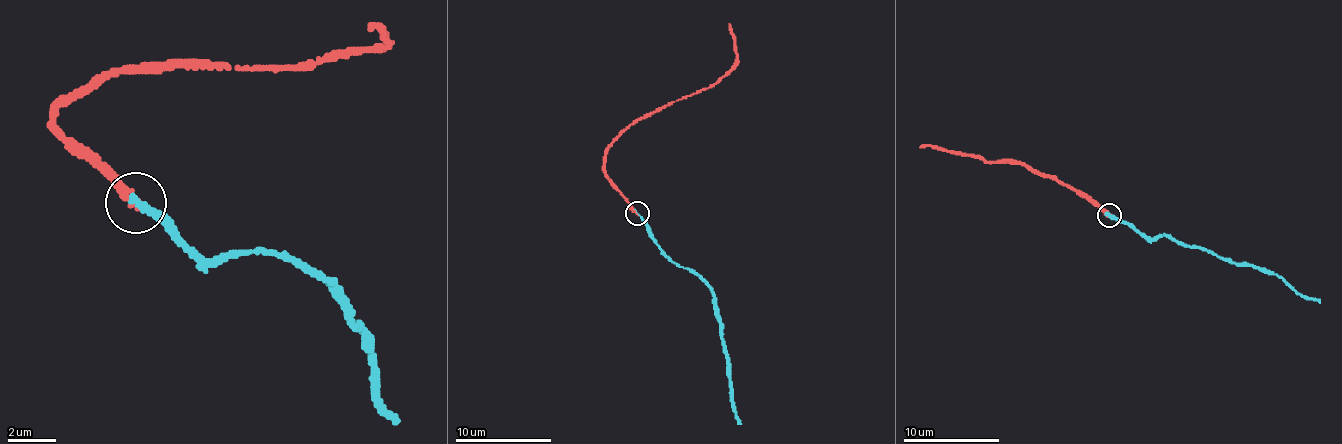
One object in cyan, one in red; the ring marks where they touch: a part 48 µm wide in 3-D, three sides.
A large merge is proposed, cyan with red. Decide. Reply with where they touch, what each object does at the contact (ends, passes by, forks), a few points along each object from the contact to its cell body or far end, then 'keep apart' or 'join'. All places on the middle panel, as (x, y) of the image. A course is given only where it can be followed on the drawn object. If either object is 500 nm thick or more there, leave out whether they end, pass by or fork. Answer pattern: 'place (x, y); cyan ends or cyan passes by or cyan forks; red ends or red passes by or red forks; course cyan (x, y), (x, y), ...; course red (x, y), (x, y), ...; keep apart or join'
place (637, 213); cyan ends; red ends; course cyan (637, 212), (649, 236), (664, 253), (695, 272), (712, 291), (712, 303), (724, 341), (731, 401), (740, 423); course red (635, 212), (606, 176), (604, 157), (609, 145), (640, 119), (712, 88), (736, 61), (728, 23); join

